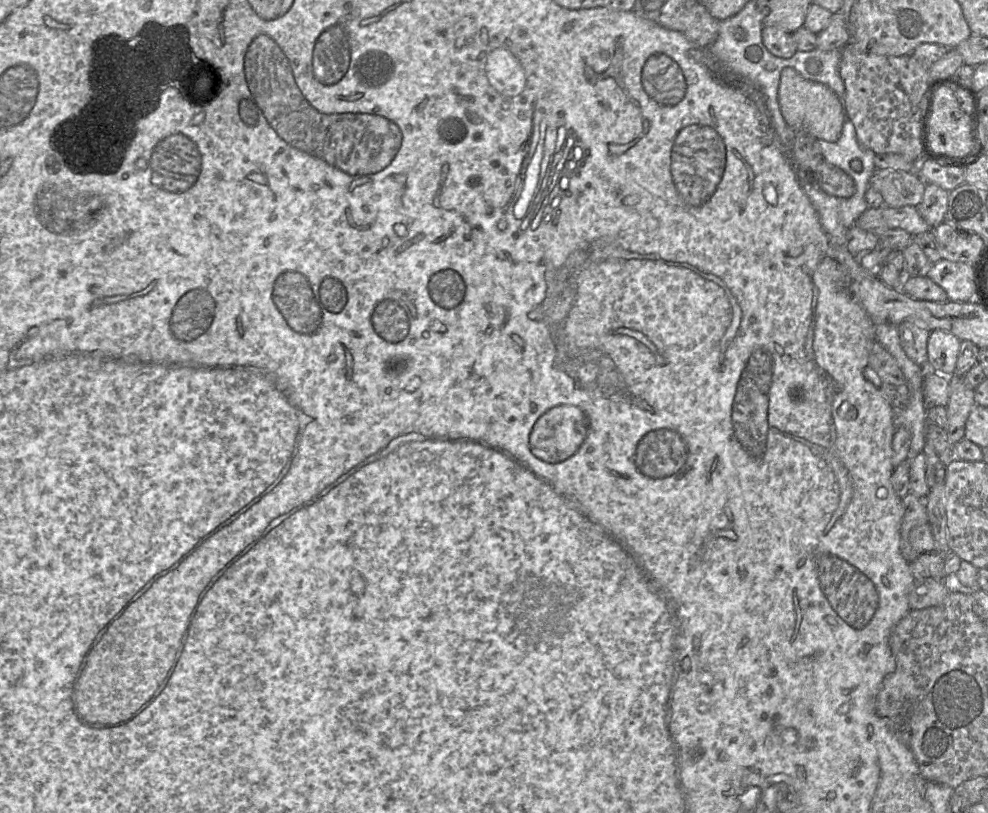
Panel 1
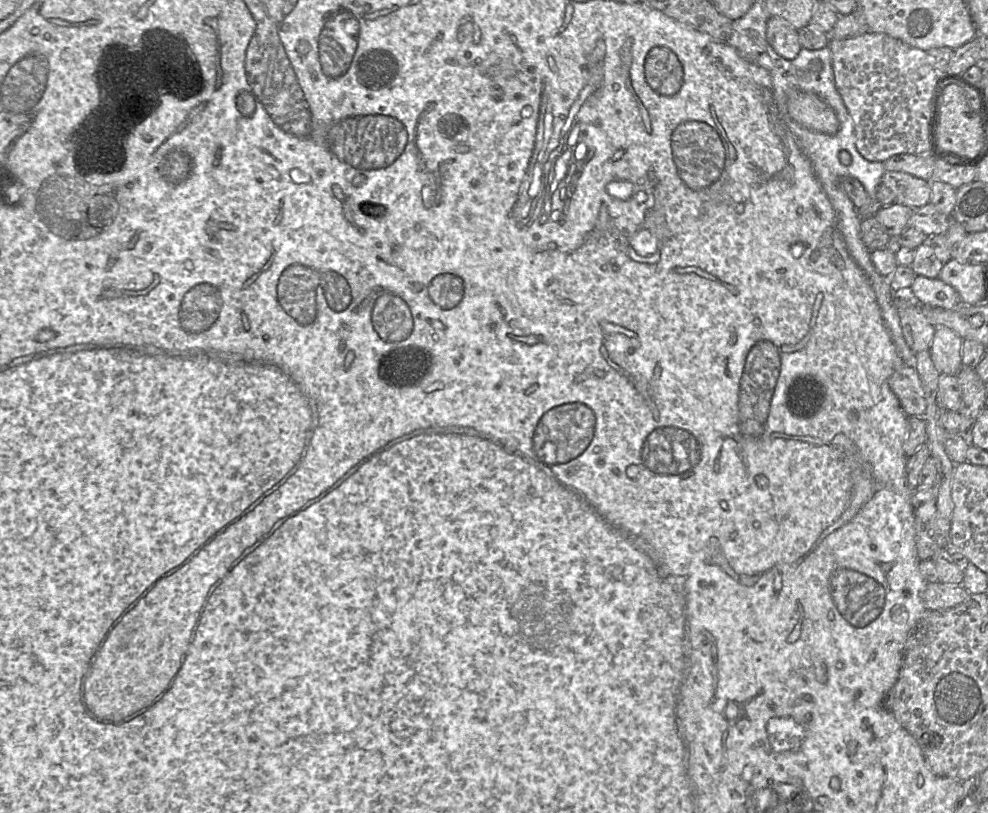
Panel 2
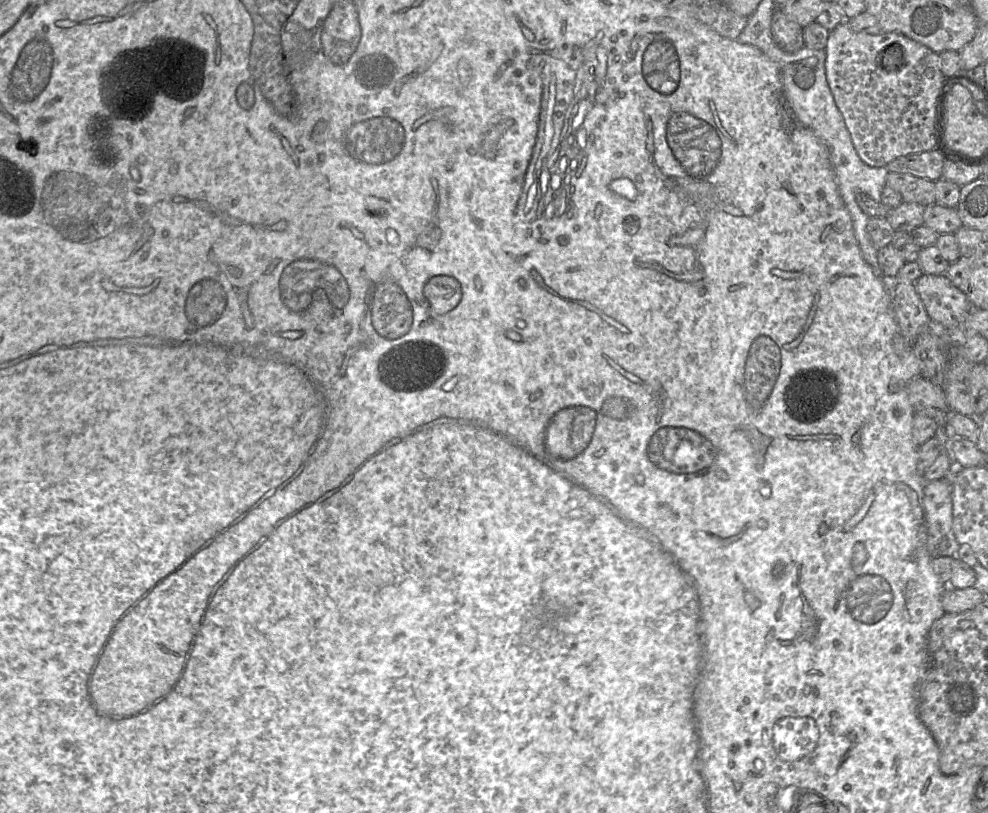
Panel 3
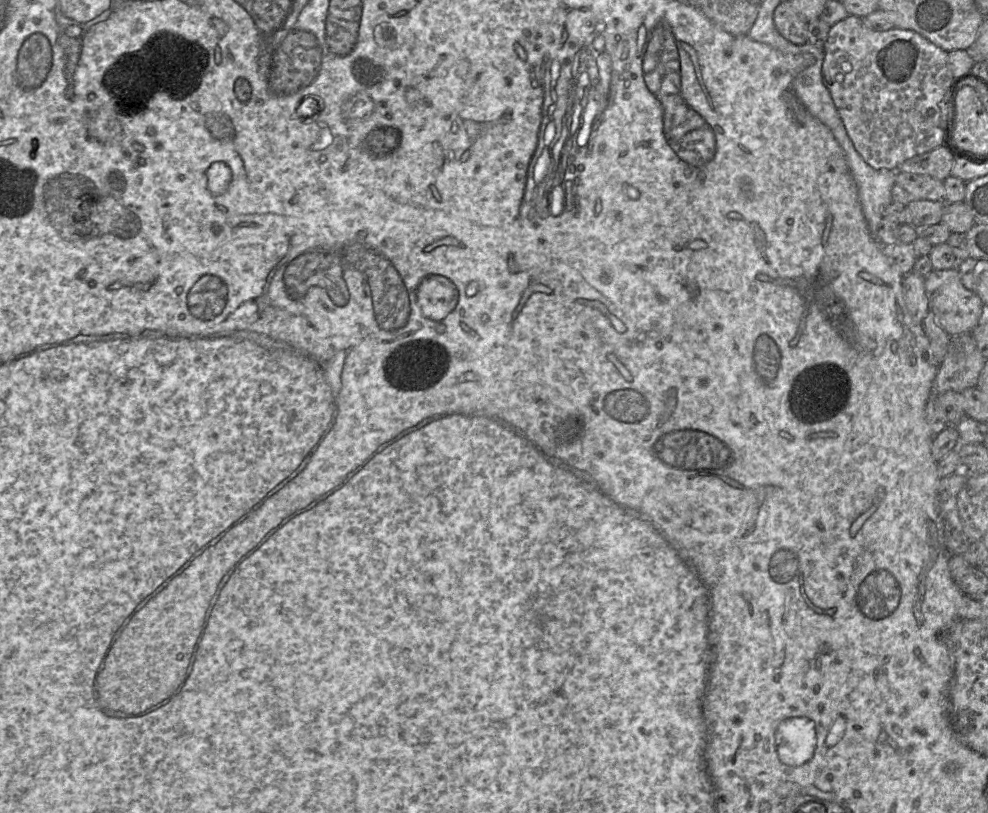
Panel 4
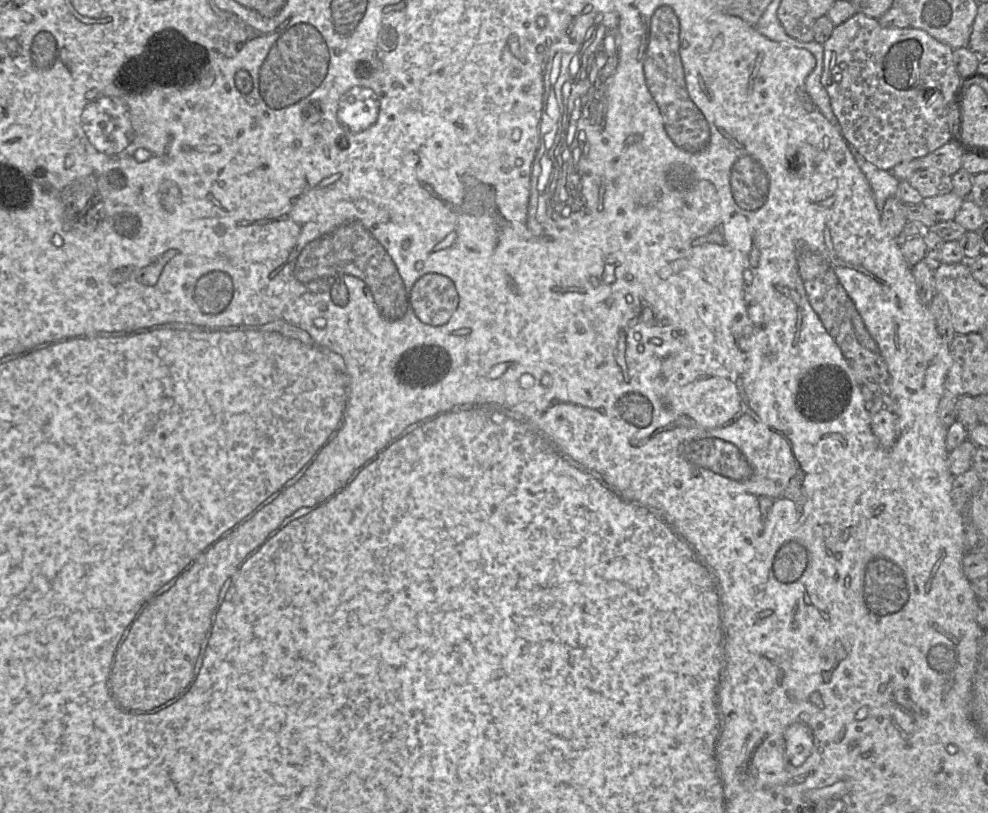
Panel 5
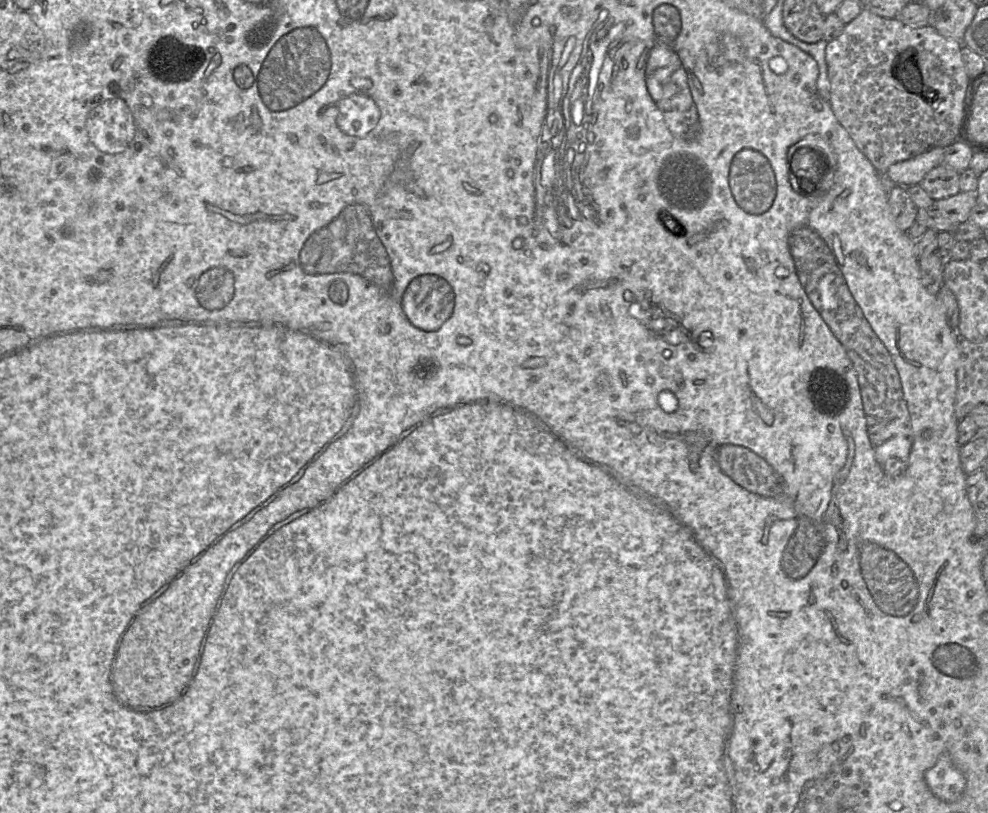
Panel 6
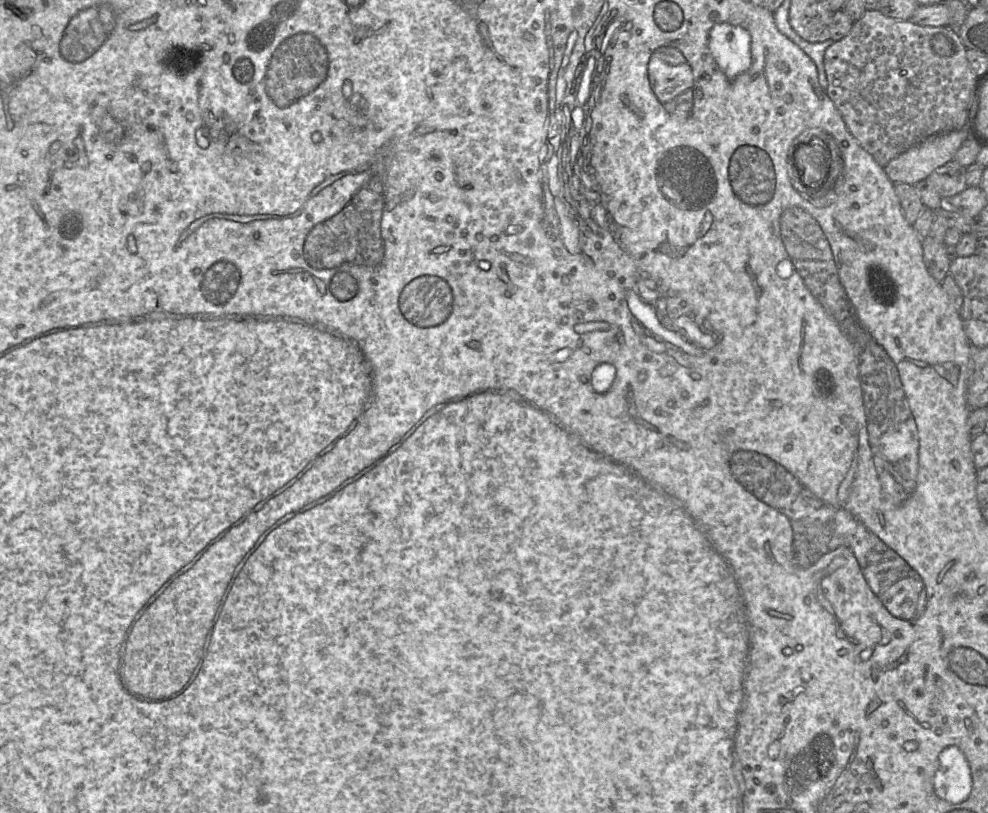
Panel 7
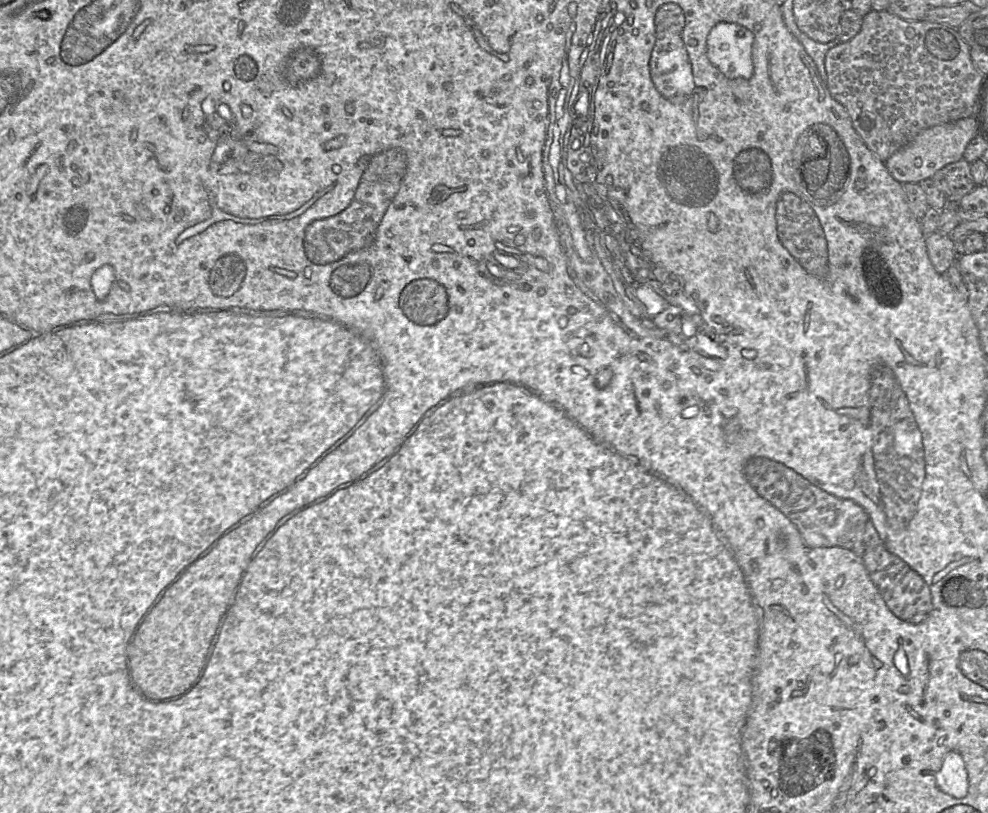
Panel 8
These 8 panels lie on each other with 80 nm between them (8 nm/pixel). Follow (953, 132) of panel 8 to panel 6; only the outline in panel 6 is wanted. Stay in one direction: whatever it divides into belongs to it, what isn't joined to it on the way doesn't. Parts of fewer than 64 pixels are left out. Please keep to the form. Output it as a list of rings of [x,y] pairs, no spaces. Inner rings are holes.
[[[934,147],[915,157],[890,165],[885,173],[895,184],[904,187],[917,185],[930,170],[943,162],[945,151],[945,147]]]

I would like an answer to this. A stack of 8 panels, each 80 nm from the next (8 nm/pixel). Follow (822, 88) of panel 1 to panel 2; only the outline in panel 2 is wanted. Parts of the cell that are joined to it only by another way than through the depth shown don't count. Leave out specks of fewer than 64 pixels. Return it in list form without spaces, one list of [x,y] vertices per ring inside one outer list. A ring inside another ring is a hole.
[[[790,91],[787,109],[796,123],[809,130],[830,136],[839,130],[839,120],[835,111],[813,93]]]

